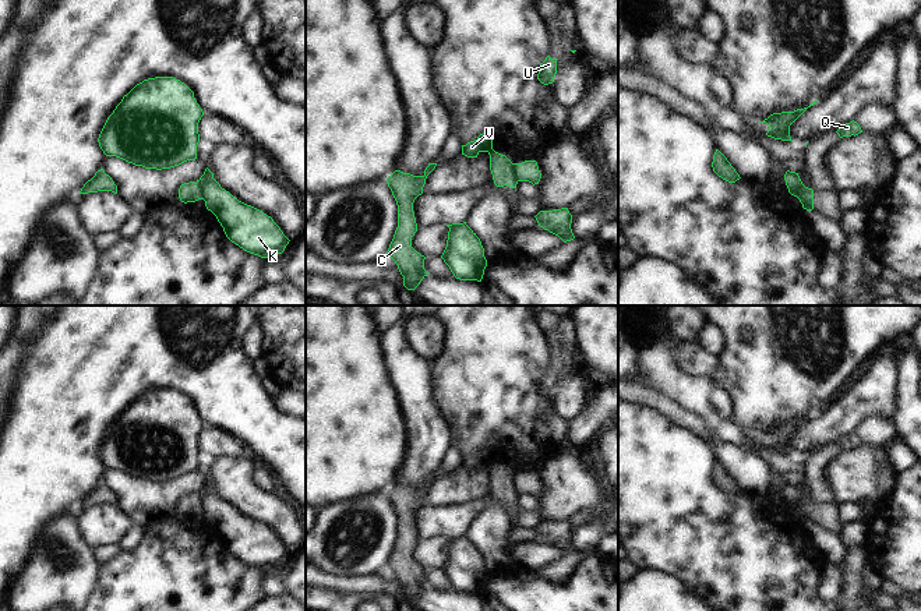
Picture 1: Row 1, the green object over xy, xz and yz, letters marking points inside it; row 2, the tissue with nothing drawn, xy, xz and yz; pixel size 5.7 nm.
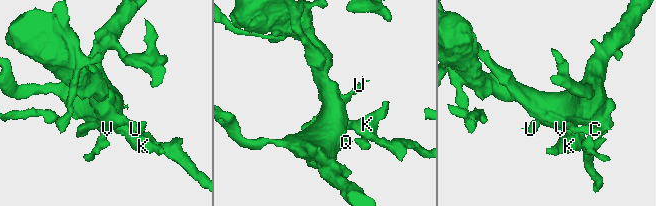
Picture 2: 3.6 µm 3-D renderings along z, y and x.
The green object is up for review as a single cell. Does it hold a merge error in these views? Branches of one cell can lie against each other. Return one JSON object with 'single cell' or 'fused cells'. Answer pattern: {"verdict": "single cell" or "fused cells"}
{"verdict": "fused cells"}

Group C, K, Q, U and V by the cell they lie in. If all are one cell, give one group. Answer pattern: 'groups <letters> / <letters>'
groups C U V / K Q

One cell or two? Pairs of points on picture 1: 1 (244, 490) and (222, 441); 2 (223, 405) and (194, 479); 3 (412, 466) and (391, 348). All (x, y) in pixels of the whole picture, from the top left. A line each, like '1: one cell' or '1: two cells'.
1: two cells
2: two cells
3: one cell

